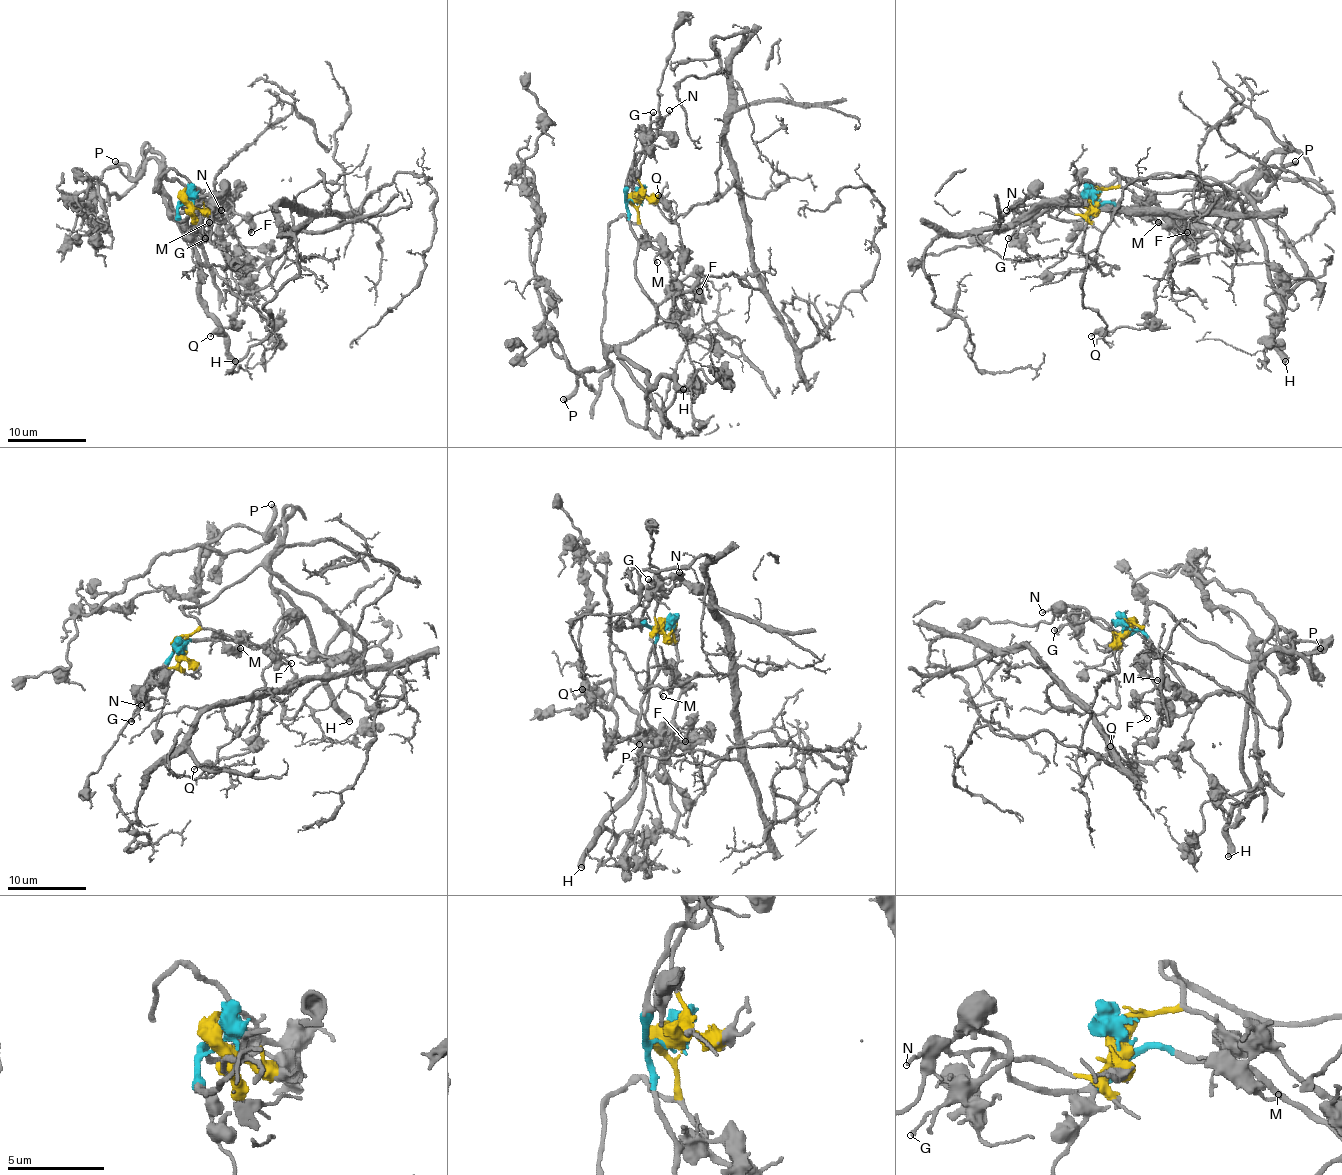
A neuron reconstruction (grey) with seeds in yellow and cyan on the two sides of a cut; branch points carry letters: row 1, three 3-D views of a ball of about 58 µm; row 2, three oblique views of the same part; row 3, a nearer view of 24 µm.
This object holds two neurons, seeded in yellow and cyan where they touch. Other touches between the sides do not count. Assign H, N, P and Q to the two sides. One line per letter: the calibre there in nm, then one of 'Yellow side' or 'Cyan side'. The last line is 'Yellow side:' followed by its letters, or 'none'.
H: Thickness 550 nm. Cyan side
N: Thickness 160 nm. Yellow side
P: Thickness 400 nm. Yellow side
Q: Thickness 260 nm. Cyan side
Yellow side: N, P

